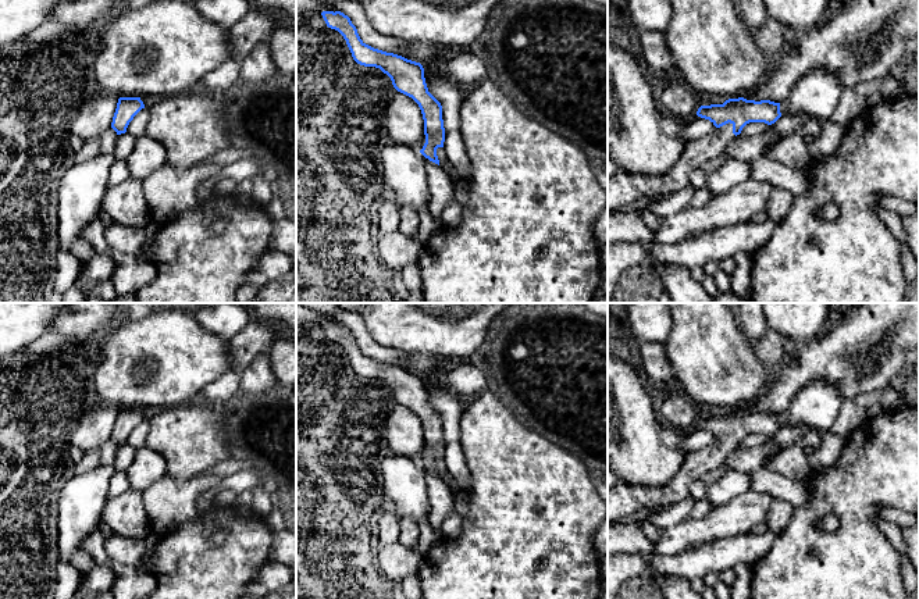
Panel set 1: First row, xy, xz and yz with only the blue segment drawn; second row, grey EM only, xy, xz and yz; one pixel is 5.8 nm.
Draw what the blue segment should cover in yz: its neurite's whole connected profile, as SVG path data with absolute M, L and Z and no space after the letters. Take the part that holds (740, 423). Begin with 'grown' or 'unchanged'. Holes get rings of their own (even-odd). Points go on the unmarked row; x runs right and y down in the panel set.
grown; M729 410L723 416L701 417L697 427L709 431L716 441L701 450L685 453L685 460L673 479L659 486L620 484L608 491L608 524L619 523L640 509L678 503L690 496L694 481L724 464L726 457L749 434L774 435L780 414L770 411Z

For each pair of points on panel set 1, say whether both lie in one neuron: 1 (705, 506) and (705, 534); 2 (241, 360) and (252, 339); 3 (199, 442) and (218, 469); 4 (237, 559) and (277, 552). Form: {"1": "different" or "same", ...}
{"1": "different", "2": "same", "3": "different", "4": "different"}

